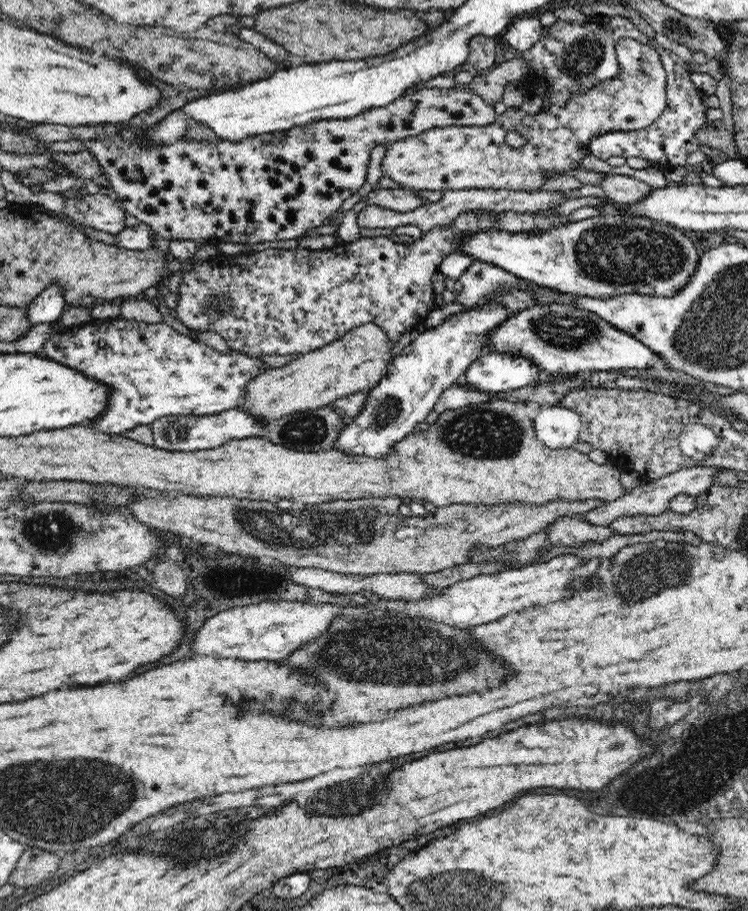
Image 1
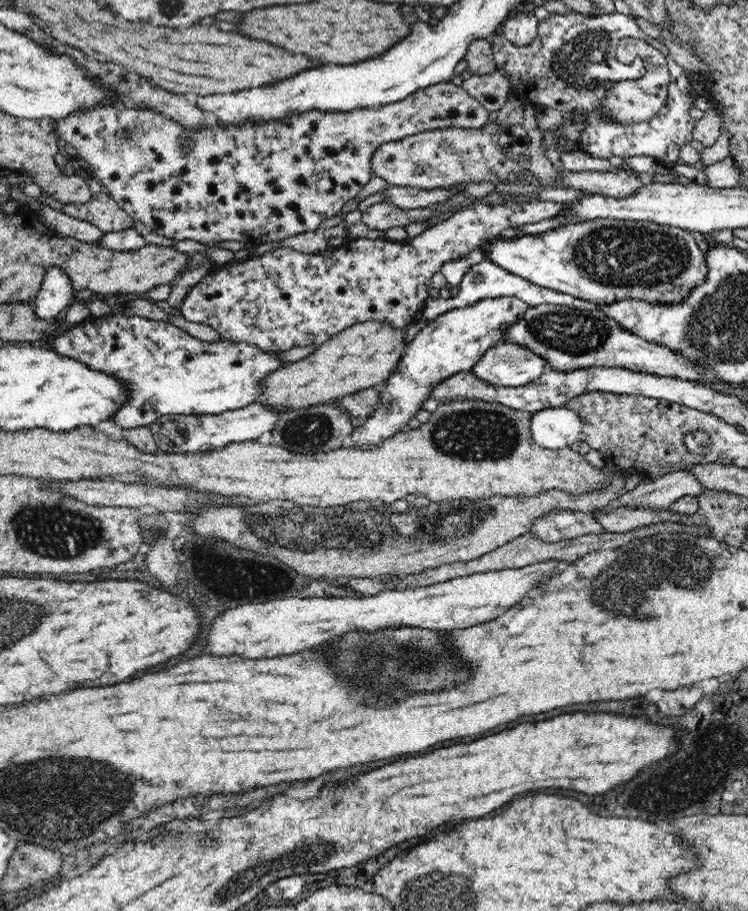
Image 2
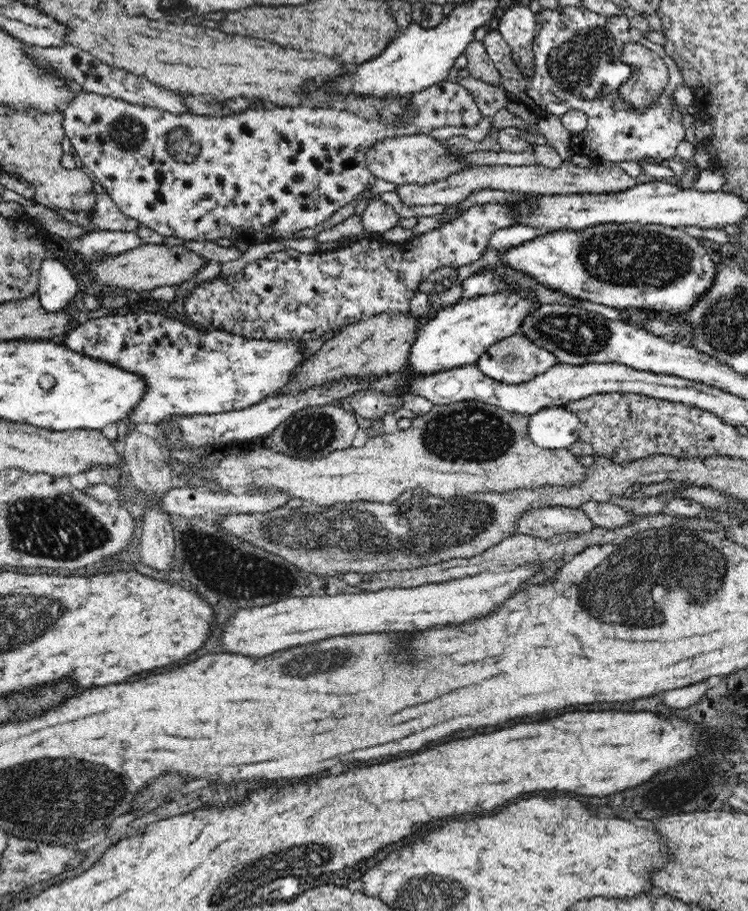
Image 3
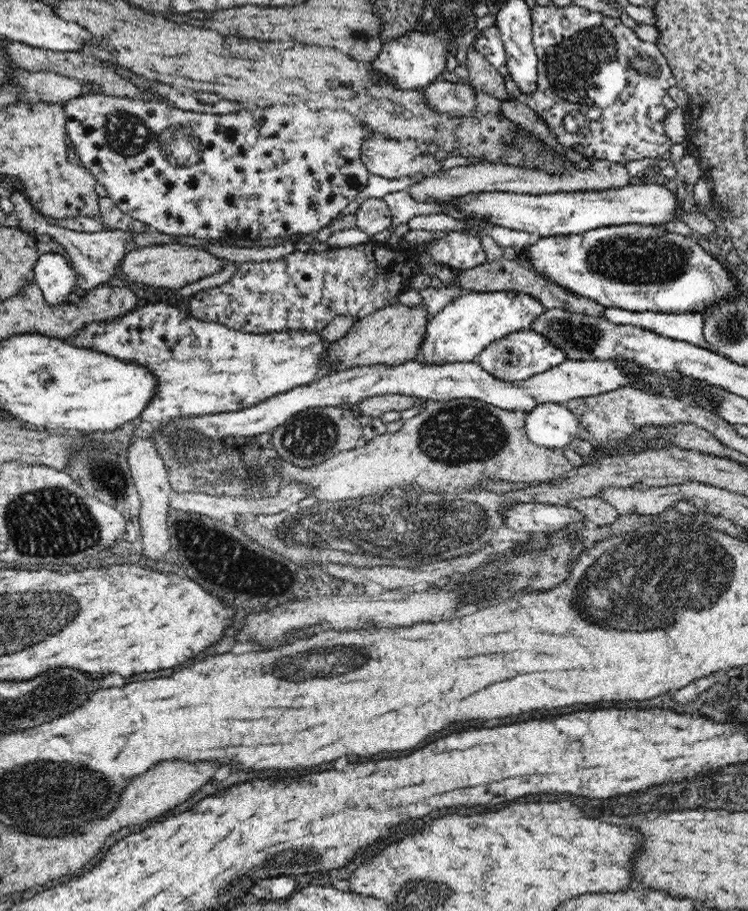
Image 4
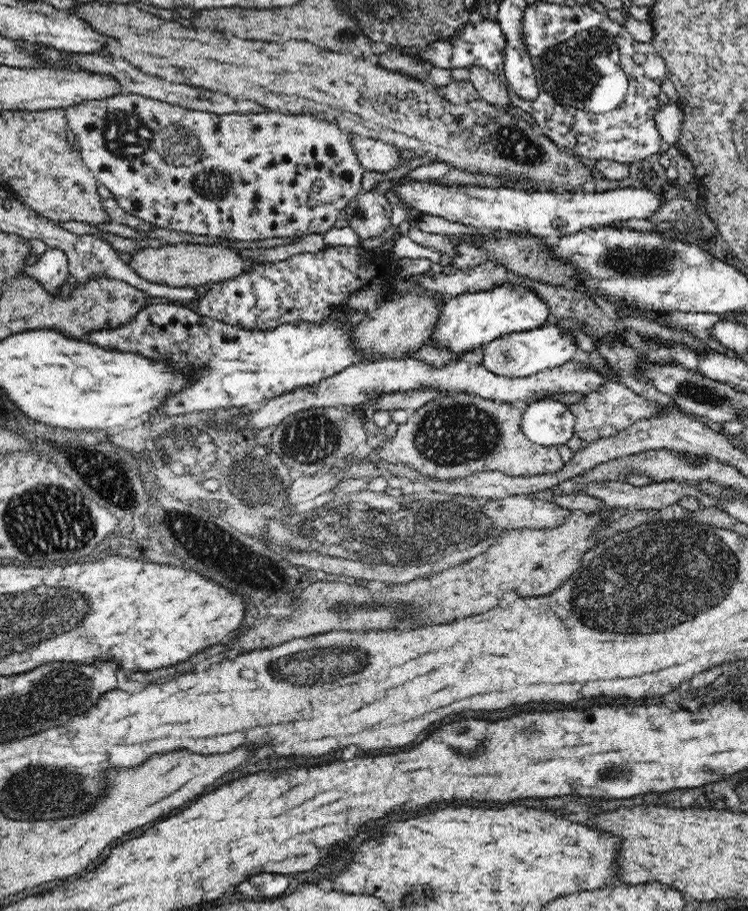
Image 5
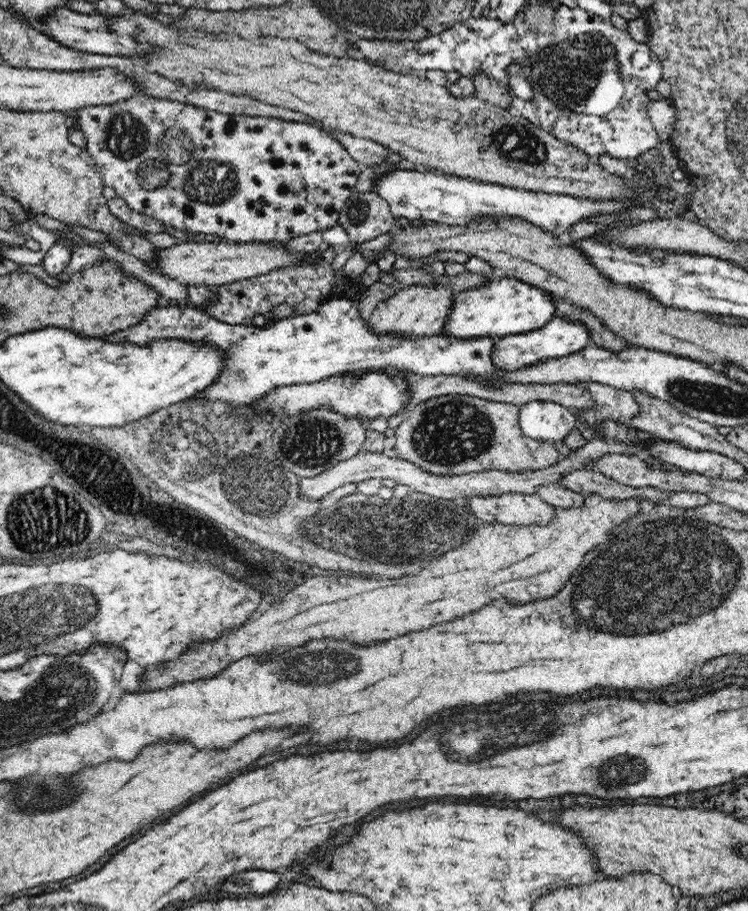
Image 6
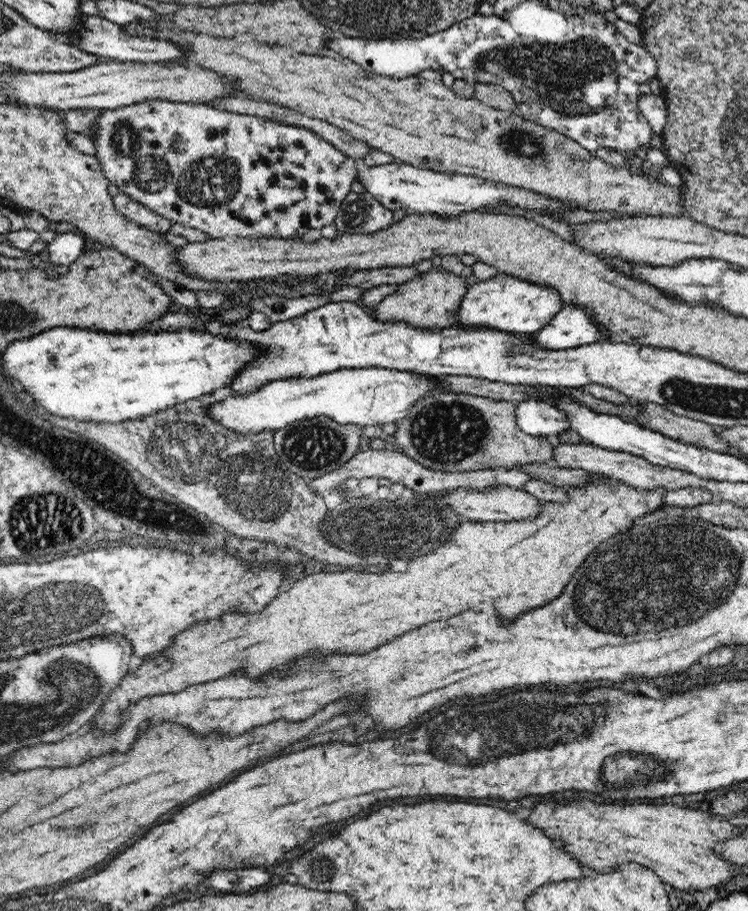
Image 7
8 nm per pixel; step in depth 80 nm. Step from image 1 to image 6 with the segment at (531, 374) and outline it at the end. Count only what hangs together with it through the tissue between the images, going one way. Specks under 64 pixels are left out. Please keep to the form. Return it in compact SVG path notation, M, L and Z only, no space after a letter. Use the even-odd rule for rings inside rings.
M554 316L542 328L496 339L492 346L492 352L490 352L491 362L496 371L516 372L538 363L572 356L589 345L591 345L590 333L582 323L572 323L564 318Z

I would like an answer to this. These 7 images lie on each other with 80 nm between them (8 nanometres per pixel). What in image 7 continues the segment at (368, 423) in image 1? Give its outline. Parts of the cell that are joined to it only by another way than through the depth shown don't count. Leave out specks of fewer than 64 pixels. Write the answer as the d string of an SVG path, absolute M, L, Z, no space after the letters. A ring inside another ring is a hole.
M498 273L487 281L473 282L460 300L456 314L456 327L492 329L513 335L542 330L563 307L564 302L556 290L528 283L512 275Z

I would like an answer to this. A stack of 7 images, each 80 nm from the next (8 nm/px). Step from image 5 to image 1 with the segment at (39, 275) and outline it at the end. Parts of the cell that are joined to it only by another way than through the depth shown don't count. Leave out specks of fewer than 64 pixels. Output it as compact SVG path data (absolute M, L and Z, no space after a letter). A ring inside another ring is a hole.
M50 286L25 307L28 325L58 321L66 307L60 286Z

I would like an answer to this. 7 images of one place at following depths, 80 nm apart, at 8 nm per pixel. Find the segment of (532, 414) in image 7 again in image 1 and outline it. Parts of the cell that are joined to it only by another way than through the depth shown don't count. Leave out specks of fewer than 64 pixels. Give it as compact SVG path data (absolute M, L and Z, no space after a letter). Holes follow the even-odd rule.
M560 405L544 406L533 420L537 439L552 450L571 447L580 440L581 418L575 410Z

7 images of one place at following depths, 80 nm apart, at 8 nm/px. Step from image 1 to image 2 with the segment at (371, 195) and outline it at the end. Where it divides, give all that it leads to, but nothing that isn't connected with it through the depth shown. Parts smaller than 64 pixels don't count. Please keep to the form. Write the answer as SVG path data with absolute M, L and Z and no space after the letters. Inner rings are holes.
M389 185L383 191L384 201L402 210L414 210L431 206L434 202L446 202L450 196L458 194L464 189L464 185L451 189L426 190L412 187Z

